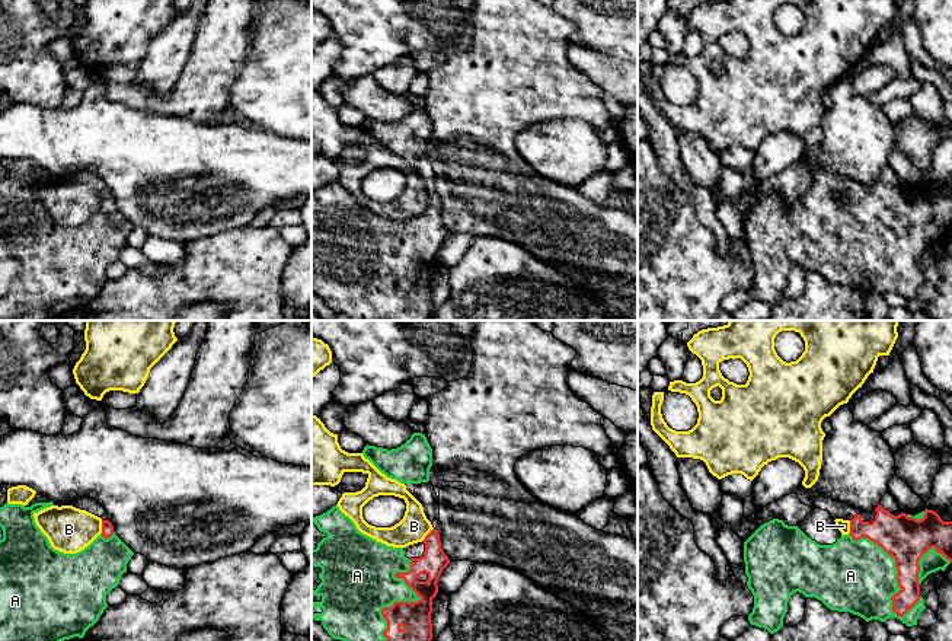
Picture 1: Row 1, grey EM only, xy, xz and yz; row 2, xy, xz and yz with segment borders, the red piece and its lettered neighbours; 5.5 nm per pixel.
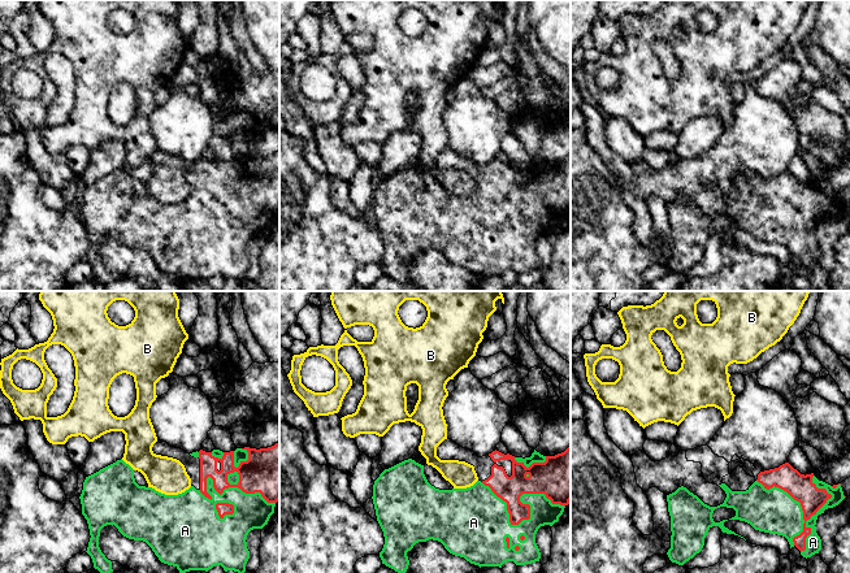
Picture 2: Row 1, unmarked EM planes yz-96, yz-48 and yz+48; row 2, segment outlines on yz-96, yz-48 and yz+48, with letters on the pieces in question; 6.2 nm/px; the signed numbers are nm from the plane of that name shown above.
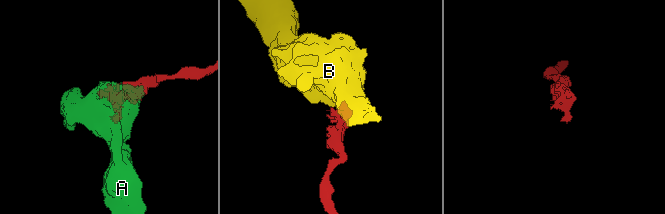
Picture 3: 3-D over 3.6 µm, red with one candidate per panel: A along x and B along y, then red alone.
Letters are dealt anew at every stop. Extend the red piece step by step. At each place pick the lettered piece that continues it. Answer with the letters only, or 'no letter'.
A

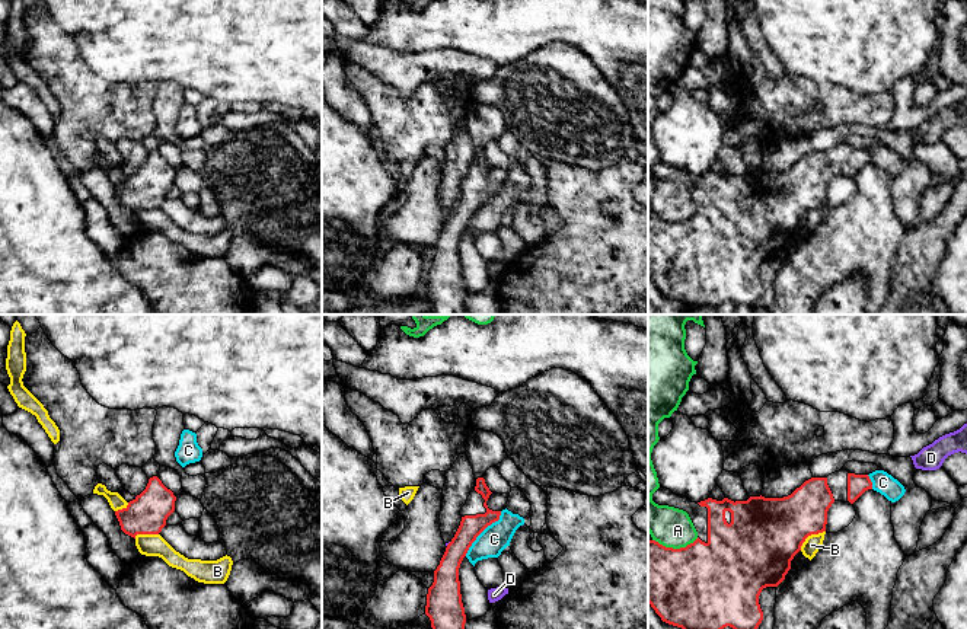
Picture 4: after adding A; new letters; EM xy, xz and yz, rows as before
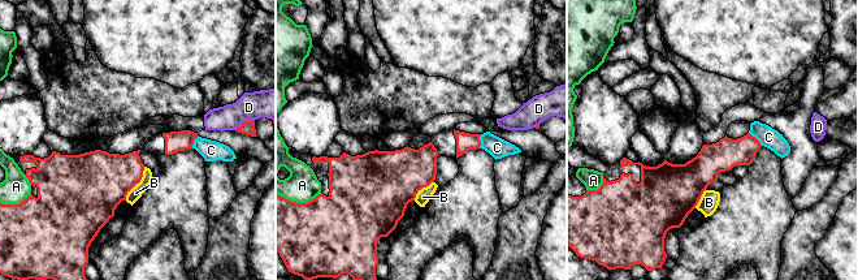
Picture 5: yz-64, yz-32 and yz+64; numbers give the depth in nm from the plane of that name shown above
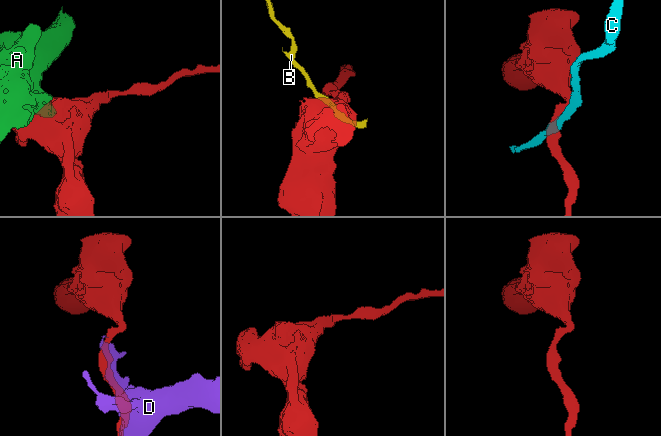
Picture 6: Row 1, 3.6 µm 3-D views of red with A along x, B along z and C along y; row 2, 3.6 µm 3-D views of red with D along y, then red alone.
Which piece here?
no letter

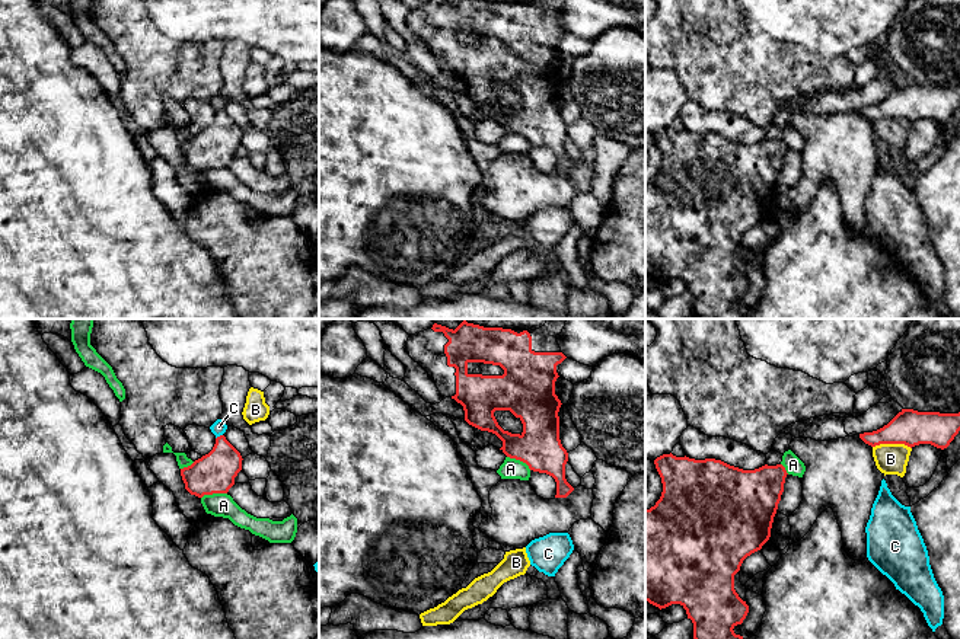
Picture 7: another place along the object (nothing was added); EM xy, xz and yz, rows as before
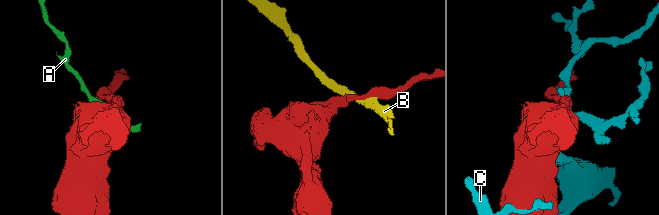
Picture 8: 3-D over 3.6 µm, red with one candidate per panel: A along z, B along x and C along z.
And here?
no letter

